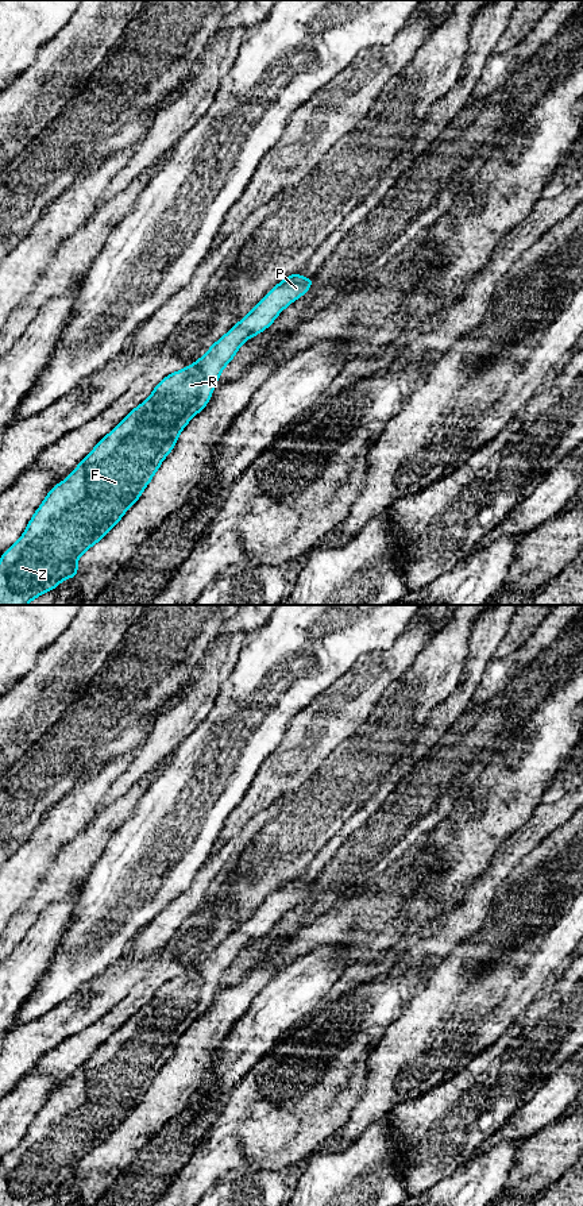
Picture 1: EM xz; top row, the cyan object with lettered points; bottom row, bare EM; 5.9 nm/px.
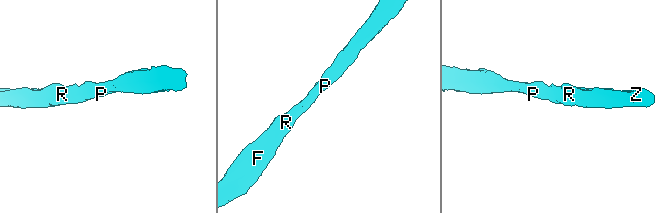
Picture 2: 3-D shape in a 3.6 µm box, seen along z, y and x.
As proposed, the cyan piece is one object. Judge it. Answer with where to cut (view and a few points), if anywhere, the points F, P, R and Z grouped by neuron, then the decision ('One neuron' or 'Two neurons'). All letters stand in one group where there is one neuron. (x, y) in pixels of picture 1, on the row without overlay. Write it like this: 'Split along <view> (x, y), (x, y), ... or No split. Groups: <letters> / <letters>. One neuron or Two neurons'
No split. Groups: F P R Z. One neuron

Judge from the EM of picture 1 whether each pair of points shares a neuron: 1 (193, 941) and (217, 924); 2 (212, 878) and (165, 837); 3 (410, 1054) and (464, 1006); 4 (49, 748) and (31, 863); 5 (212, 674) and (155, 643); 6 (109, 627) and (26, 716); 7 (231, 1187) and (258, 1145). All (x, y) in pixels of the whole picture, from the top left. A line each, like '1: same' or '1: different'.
1: same
2: different
3: same
4: different
5: different
6: same
7: different

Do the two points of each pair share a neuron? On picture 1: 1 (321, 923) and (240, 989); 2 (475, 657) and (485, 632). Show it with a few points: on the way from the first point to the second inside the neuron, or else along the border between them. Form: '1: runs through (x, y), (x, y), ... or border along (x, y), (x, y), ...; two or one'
1: border along (290, 940), (273, 962), (278, 971); two
2: runs through (481, 651), (485, 638); one

